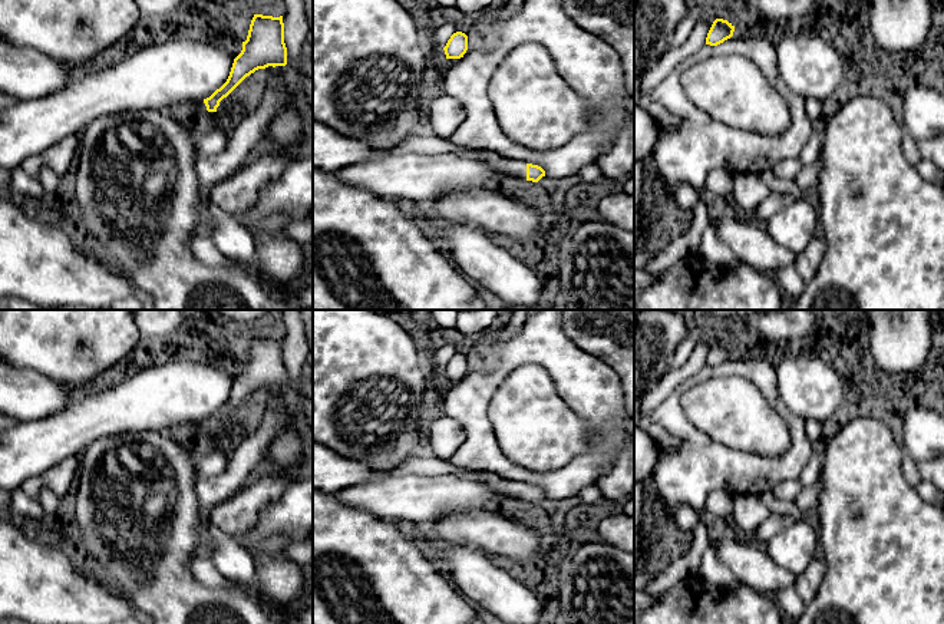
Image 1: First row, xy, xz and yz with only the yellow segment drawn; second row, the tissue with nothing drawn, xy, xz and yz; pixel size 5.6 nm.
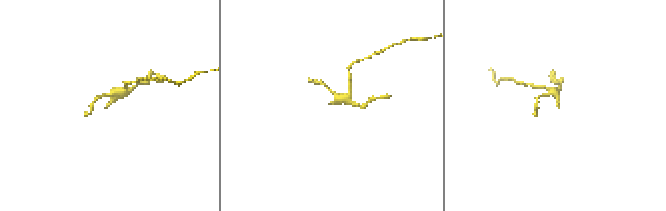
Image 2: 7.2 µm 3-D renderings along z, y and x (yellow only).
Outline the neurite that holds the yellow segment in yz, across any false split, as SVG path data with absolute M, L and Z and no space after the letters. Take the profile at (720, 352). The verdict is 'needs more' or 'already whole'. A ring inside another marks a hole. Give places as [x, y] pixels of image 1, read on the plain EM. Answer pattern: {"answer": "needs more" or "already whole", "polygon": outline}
{"answer": "already whole", "polygon": "M716 340L707 354L706 366L717 367L733 357L735 347L723 340Z"}

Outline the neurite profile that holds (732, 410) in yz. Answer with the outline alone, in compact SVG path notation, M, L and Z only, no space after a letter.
M722 376L693 386L683 396L683 410L690 422L713 440L735 450L762 456L783 455L790 446L788 425L762 390L742 376Z

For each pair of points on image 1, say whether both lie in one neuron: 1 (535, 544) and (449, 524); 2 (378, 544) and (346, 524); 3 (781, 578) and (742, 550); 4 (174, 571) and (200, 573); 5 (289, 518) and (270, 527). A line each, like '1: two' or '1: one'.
1: one
2: one
3: one
4: two
5: one

